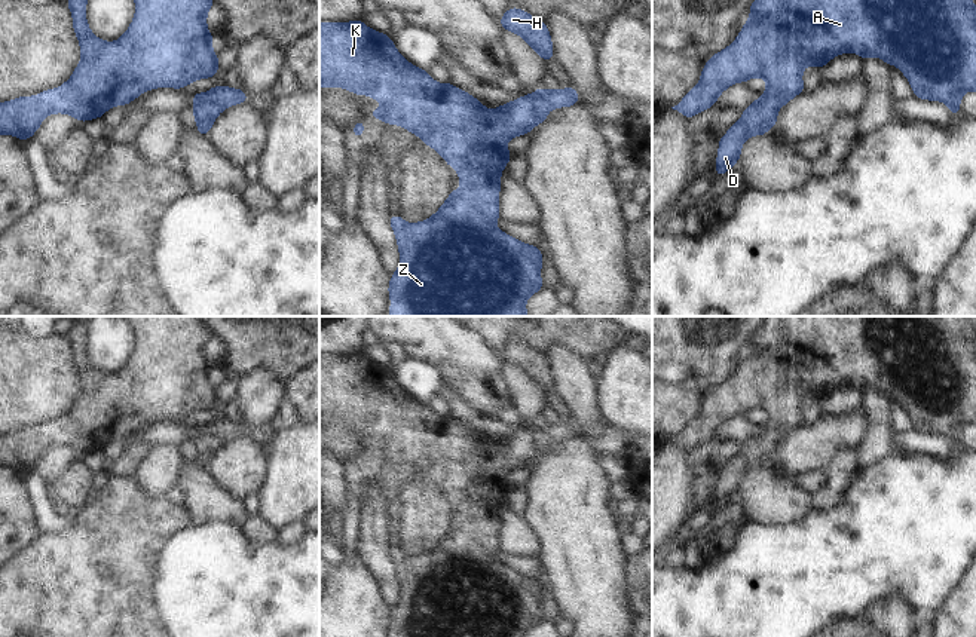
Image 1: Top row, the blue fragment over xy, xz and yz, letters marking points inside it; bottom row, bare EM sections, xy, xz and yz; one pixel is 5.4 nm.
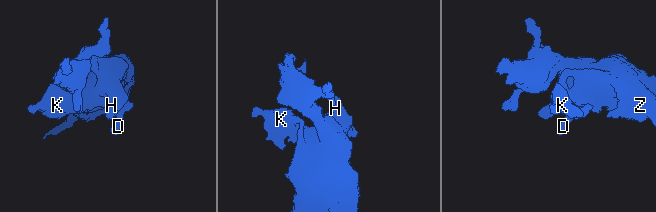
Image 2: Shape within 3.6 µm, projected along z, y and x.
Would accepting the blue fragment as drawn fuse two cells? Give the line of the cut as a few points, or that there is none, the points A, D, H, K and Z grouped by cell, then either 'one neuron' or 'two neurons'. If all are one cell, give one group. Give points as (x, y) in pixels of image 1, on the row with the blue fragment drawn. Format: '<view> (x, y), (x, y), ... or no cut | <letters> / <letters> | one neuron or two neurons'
no cut | A D H K Z | one neuron

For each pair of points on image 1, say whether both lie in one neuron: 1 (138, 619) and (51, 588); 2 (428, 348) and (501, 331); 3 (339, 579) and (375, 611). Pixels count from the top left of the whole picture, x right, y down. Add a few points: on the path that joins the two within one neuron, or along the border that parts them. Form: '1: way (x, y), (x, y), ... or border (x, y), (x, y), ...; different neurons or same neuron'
1: way (116, 619), (112, 619), (82, 590), (73, 590); same neuron
2: border (471, 331), (493, 351); different neurons
3: way (348, 588), (366, 606); same neuron

